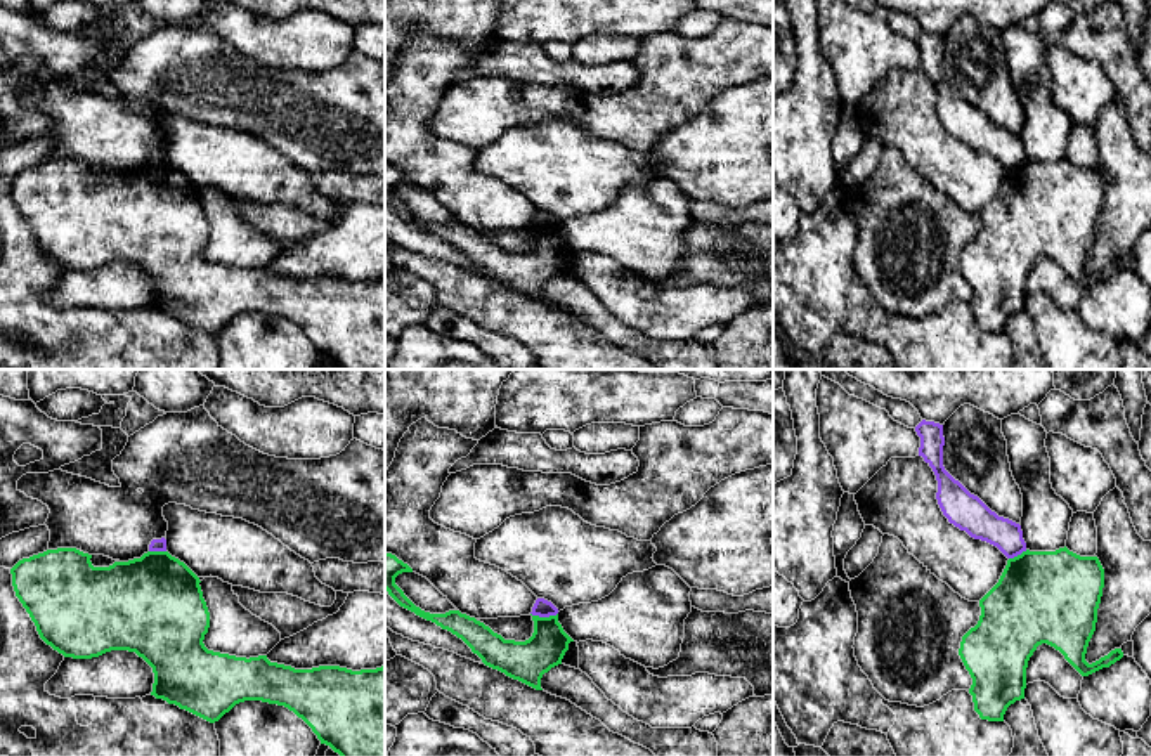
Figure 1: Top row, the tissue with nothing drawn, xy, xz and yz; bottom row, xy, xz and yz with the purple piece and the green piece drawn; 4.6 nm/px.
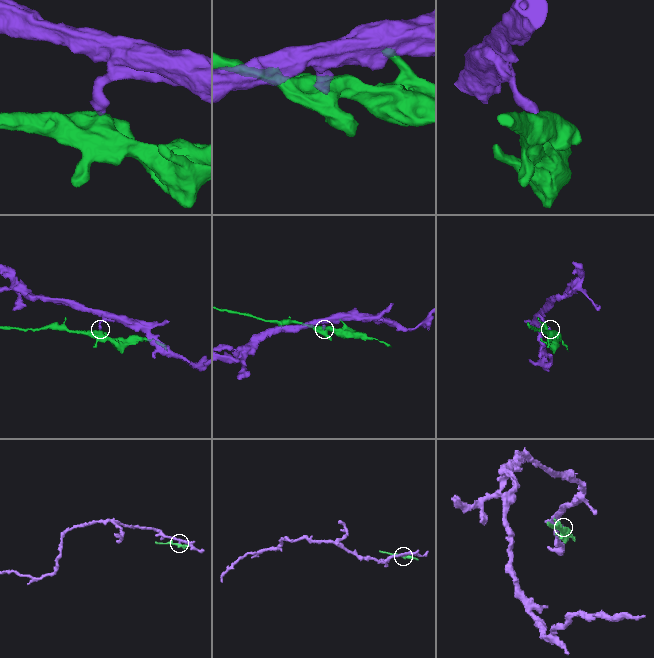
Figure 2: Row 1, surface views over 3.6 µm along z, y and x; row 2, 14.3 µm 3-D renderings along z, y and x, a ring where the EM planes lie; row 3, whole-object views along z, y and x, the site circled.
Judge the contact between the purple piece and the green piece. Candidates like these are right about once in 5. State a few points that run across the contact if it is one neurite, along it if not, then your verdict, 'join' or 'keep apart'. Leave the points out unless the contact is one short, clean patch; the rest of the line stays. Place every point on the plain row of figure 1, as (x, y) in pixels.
line xz (531, 224), (539, 228), (557, 226); keep apart

